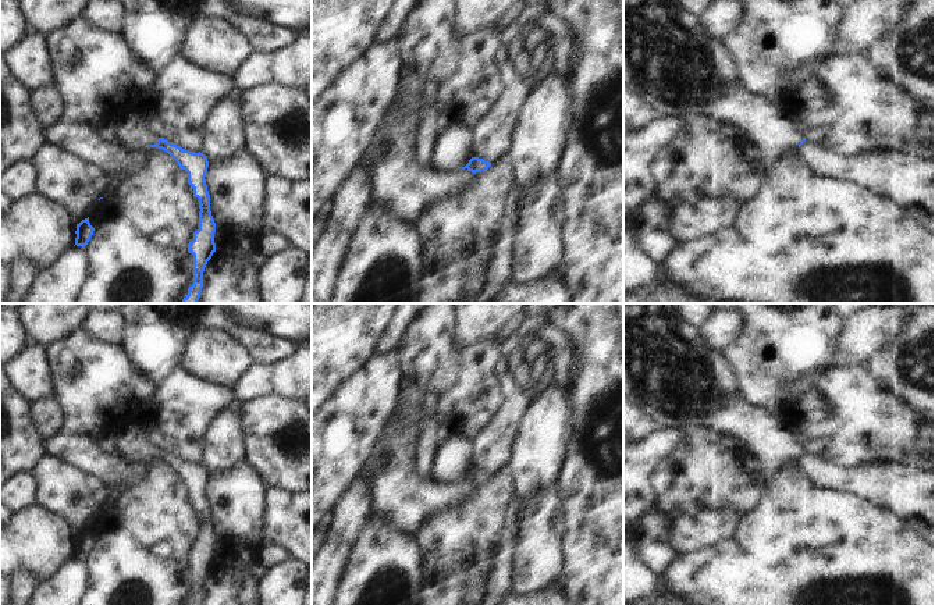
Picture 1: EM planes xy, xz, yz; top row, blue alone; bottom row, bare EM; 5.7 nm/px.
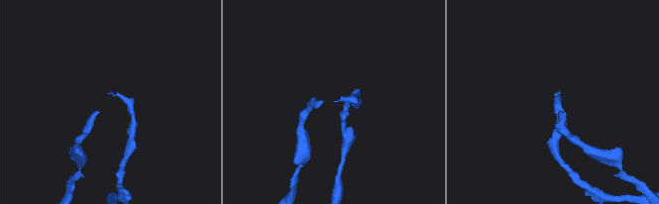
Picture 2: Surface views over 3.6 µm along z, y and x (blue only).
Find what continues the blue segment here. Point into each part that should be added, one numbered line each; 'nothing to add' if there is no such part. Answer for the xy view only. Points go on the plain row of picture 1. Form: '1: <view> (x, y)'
1: xy (135, 444)

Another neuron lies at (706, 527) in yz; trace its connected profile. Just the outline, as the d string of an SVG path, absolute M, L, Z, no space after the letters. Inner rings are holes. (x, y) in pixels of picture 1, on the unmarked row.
M700 509L672 523L672 545L678 554L692 554L736 534L742 515L733 509Z

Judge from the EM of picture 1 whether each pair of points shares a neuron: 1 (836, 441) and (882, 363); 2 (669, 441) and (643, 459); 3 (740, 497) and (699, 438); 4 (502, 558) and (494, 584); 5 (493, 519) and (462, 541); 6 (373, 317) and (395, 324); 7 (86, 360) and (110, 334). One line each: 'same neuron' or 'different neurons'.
1: different neurons
2: same neuron
3: same neuron
4: same neuron
5: same neuron
6: different neurons
7: different neurons

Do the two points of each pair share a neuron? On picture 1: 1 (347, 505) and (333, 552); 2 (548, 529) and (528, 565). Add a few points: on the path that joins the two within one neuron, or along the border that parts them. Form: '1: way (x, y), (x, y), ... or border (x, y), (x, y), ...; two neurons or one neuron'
1: way (347, 516), (345, 527), (338, 541); one neuron
2: way (540, 537), (536, 557); one neuron

